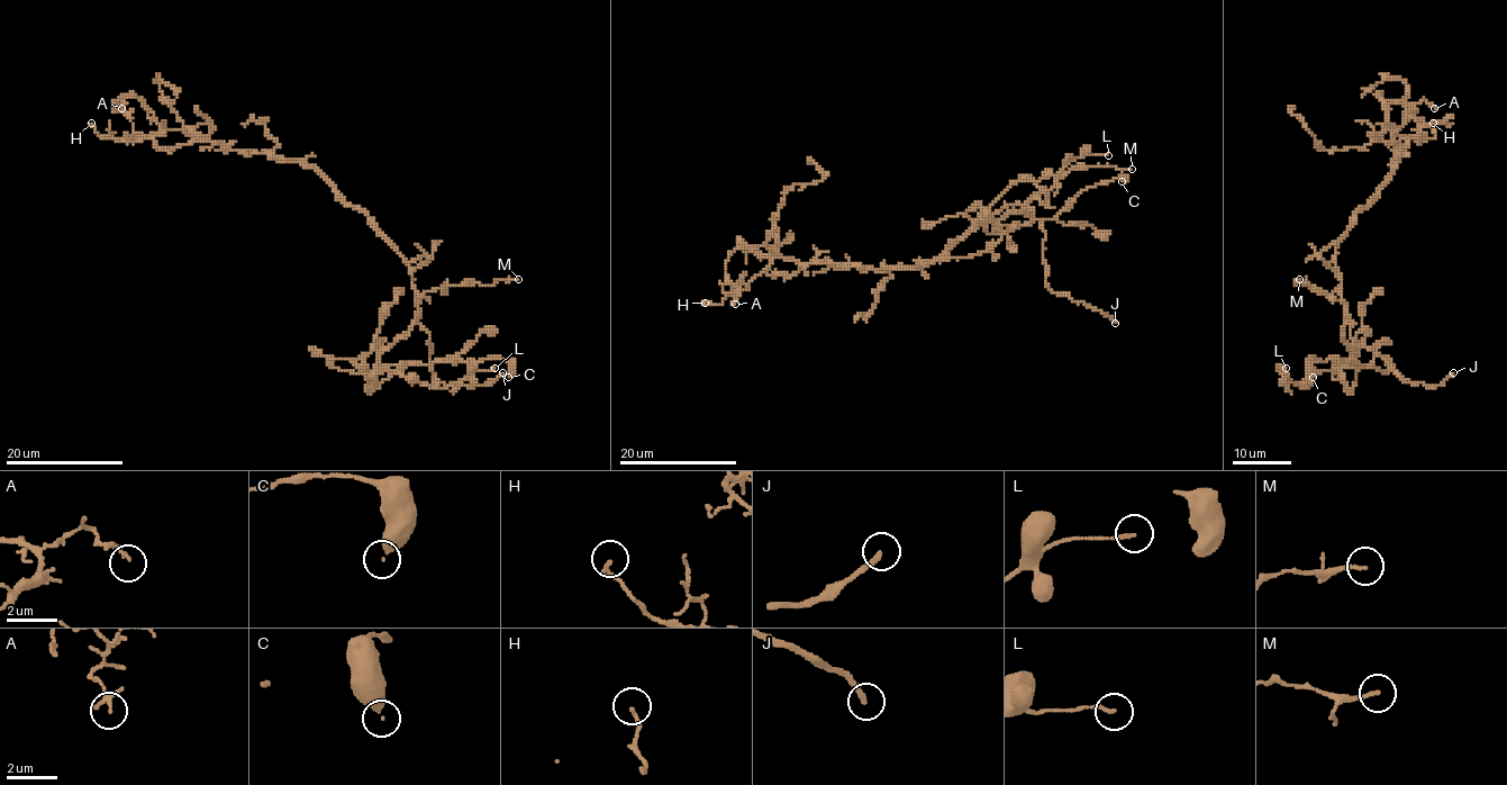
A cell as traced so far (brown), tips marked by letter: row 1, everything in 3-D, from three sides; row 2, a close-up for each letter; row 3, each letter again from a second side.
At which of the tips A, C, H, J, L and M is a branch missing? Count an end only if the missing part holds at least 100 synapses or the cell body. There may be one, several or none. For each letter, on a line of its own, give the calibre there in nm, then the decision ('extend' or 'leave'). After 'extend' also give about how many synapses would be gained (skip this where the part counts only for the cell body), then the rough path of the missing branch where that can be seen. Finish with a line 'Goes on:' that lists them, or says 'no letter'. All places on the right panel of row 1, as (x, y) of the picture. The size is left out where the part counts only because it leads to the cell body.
A: 70 nm | leave
C: 400 nm | leave
H: 140 nm | leave
J: 200 nm | extend
L: 140 nm | leave
M: 130 nm | leave
Goes on: J

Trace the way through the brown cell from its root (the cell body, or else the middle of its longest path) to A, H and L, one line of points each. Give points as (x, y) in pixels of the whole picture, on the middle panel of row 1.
A: (978, 226), (935, 260), (914, 267), (837, 267), (738, 247), (725, 267), (735, 289), (731, 295), (735, 304)
H: (978, 226), (935, 260), (914, 267), (869, 270), (777, 255), (746, 288), (727, 294), (717, 305), (705, 303)
L: (978, 226), (1007, 205), (1031, 214), (989, 218), (1011, 185), (1056, 174), (1079, 156), (1108, 155)

